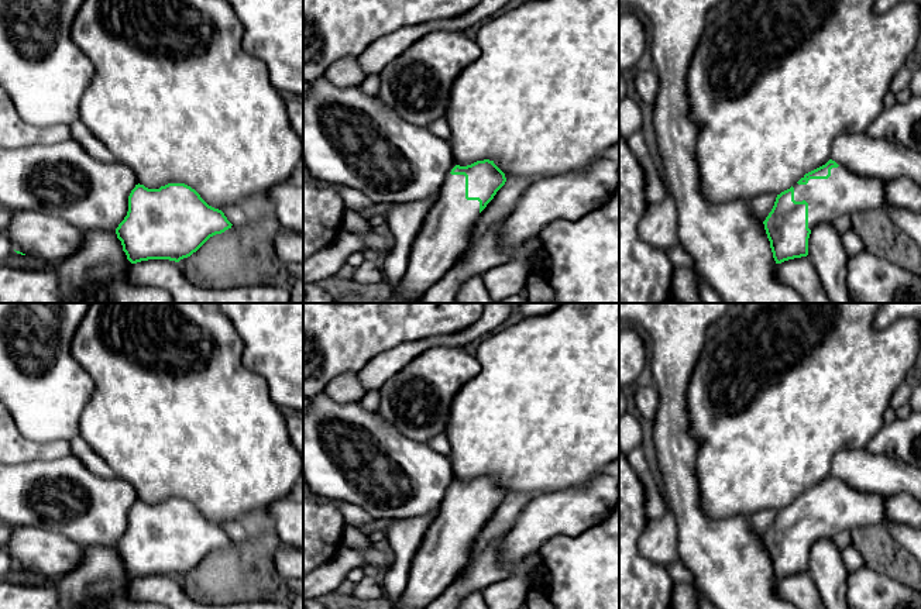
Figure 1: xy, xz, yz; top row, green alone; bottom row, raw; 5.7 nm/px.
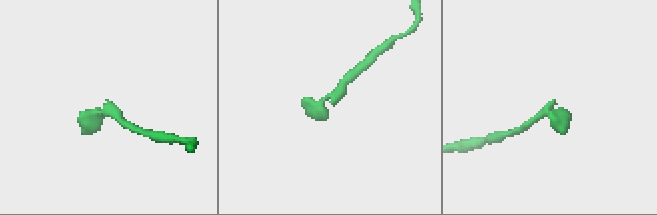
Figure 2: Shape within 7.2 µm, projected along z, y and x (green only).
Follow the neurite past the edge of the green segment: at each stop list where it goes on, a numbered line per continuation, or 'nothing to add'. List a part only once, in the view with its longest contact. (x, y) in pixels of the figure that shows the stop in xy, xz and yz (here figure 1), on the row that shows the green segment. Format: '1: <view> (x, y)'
1: xz (444, 236)

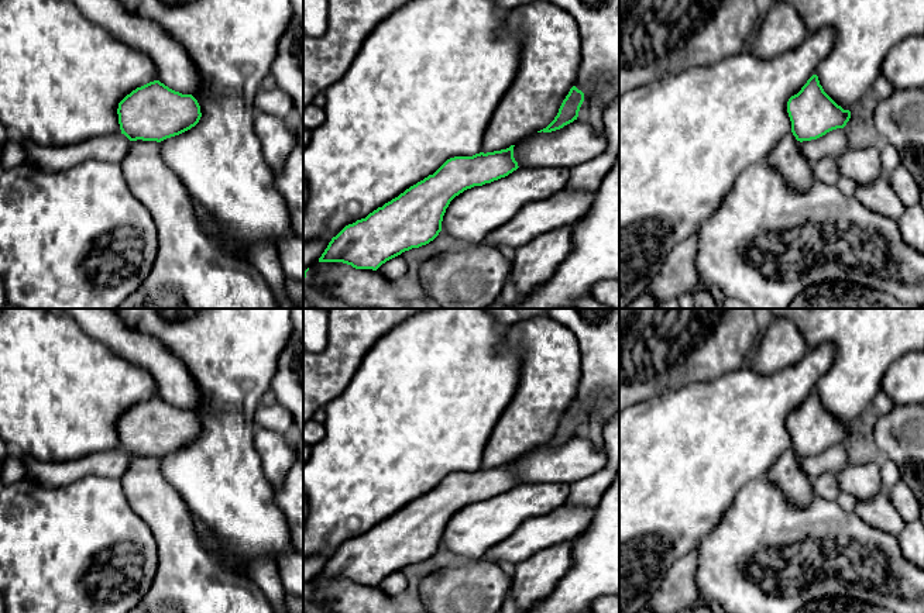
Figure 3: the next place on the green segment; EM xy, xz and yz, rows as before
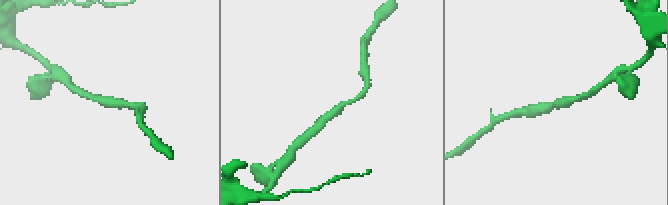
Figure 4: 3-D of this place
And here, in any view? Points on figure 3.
nothing to add

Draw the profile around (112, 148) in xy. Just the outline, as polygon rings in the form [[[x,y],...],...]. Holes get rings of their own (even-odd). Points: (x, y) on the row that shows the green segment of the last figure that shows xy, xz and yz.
[[[124,134],[104,135],[66,147],[44,147],[20,138],[27,151],[27,161],[45,172],[66,171],[83,161],[99,159],[121,163],[130,149]]]

